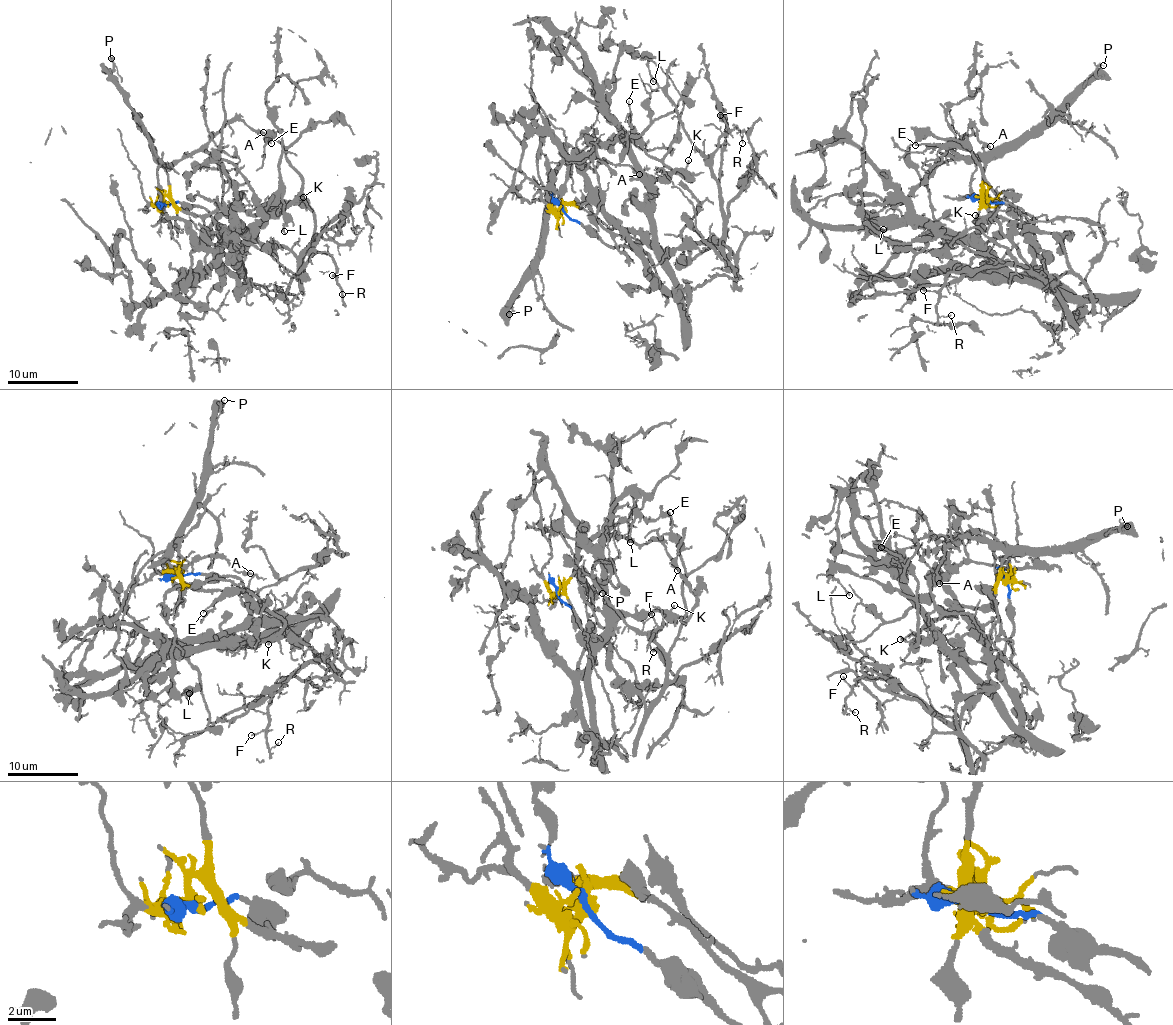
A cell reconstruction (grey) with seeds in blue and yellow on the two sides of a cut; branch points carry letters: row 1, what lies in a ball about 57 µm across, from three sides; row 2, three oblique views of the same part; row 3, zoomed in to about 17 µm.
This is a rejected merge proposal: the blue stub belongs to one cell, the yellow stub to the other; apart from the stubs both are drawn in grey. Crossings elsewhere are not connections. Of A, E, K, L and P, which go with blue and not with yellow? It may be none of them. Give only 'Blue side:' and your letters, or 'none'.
Blue side: E, K, L

